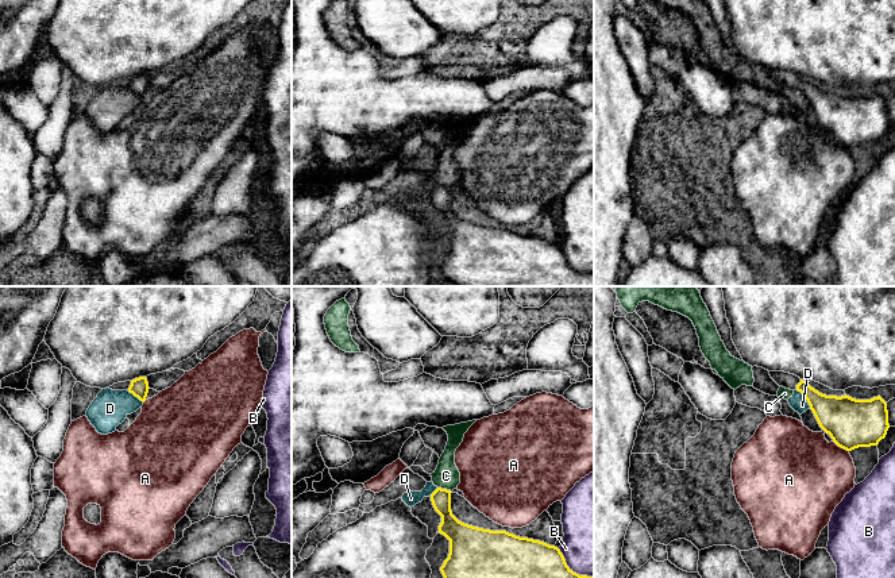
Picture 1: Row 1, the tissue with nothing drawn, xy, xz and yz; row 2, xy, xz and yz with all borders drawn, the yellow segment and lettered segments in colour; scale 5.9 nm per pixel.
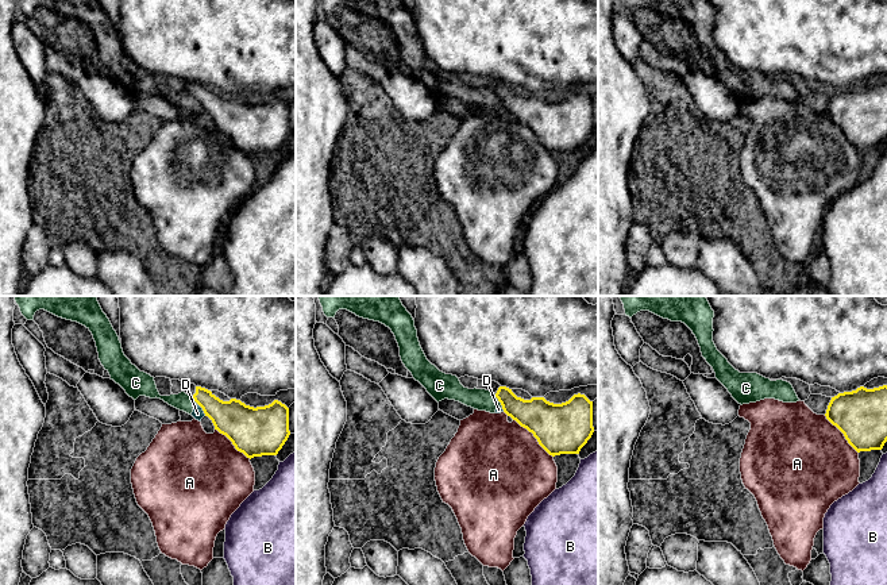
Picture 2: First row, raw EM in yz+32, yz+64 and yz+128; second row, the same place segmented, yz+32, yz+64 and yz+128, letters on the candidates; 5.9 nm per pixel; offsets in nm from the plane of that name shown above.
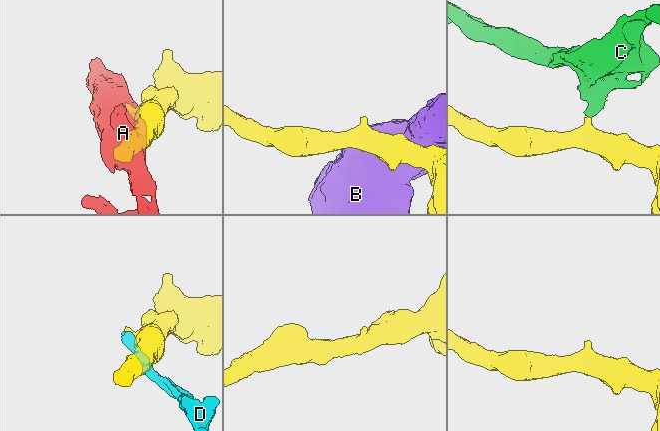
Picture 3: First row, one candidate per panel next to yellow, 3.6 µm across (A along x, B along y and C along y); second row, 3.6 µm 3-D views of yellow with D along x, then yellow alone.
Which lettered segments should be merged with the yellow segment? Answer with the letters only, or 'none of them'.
none of them

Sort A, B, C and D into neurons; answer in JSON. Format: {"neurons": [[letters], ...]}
{"neurons": [["A"], ["B"], ["C", "D"]]}

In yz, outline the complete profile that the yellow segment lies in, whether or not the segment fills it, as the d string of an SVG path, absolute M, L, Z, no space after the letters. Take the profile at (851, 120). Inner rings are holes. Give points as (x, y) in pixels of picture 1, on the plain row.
M769 69L769 73L779 84L805 93L819 124L838 144L852 149L877 143L886 135L890 126L888 108L880 93L871 97L856 97L846 92L826 93L794 72Z

